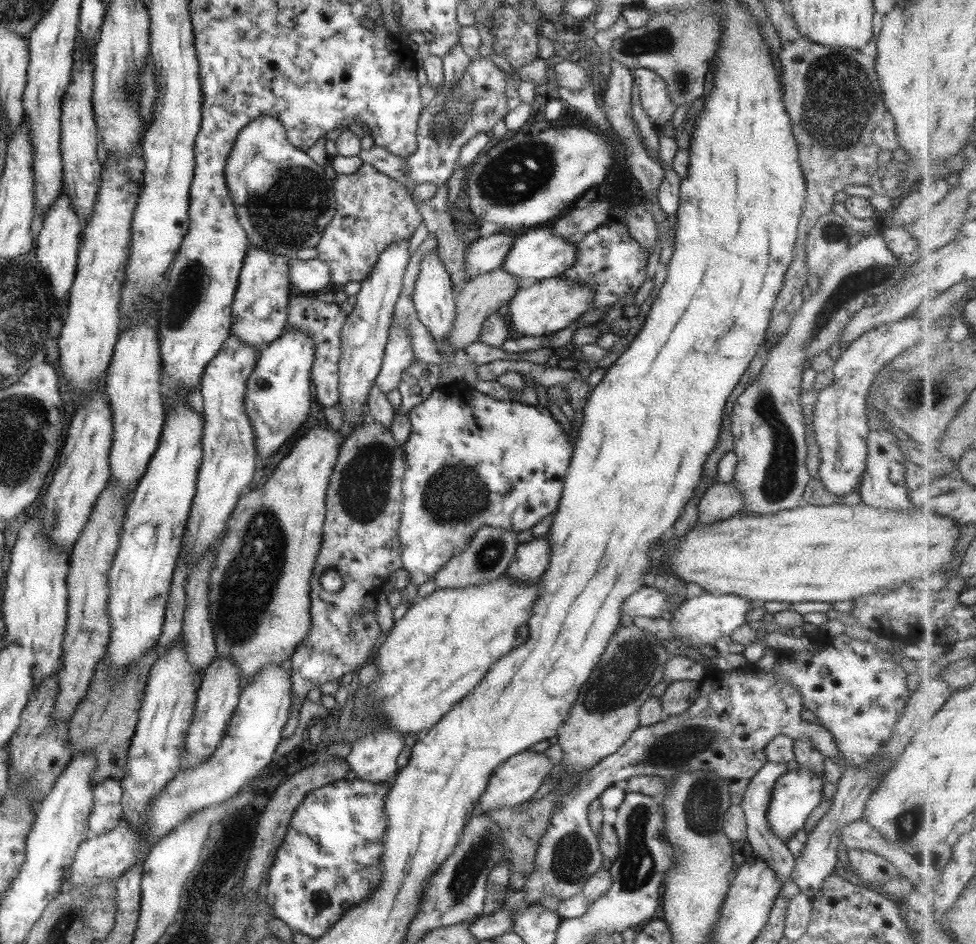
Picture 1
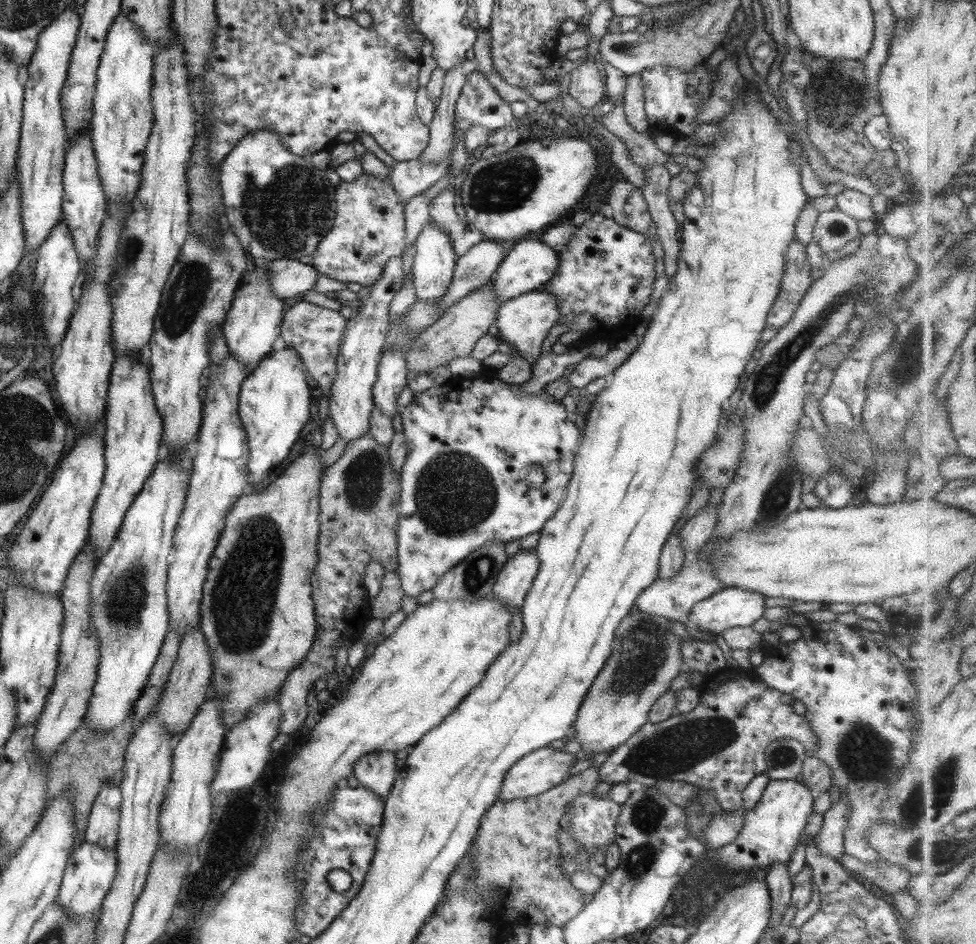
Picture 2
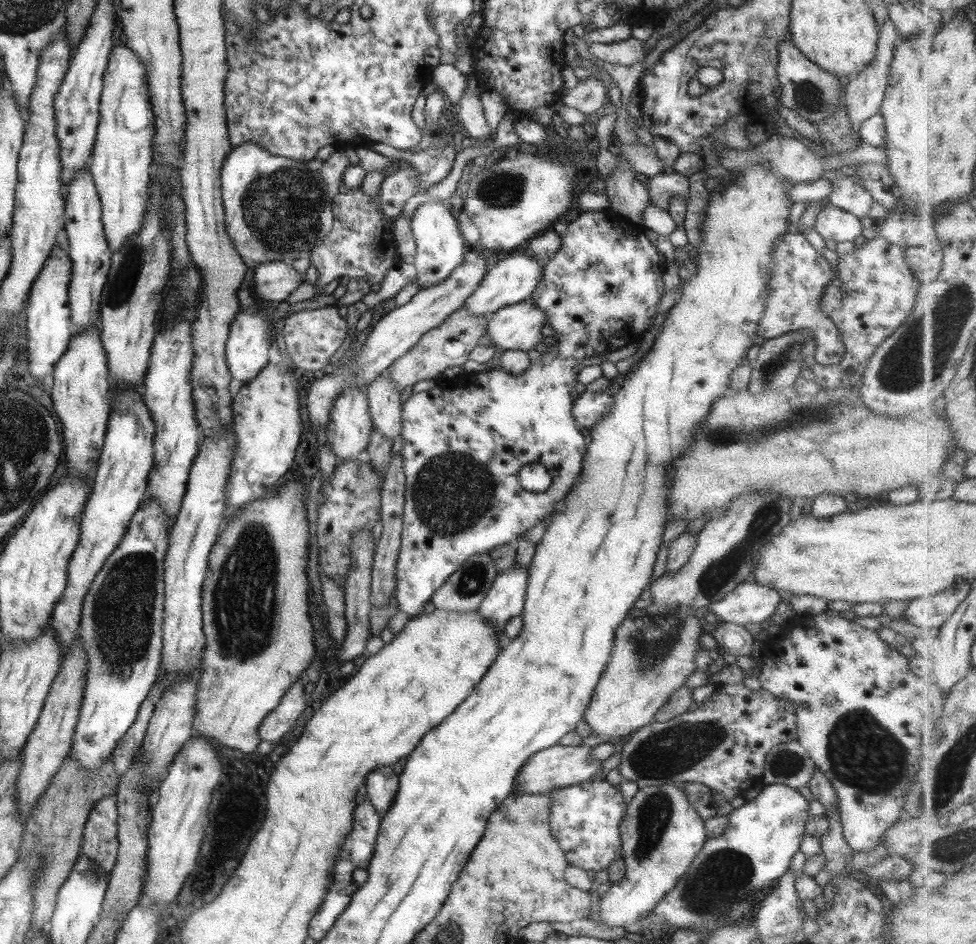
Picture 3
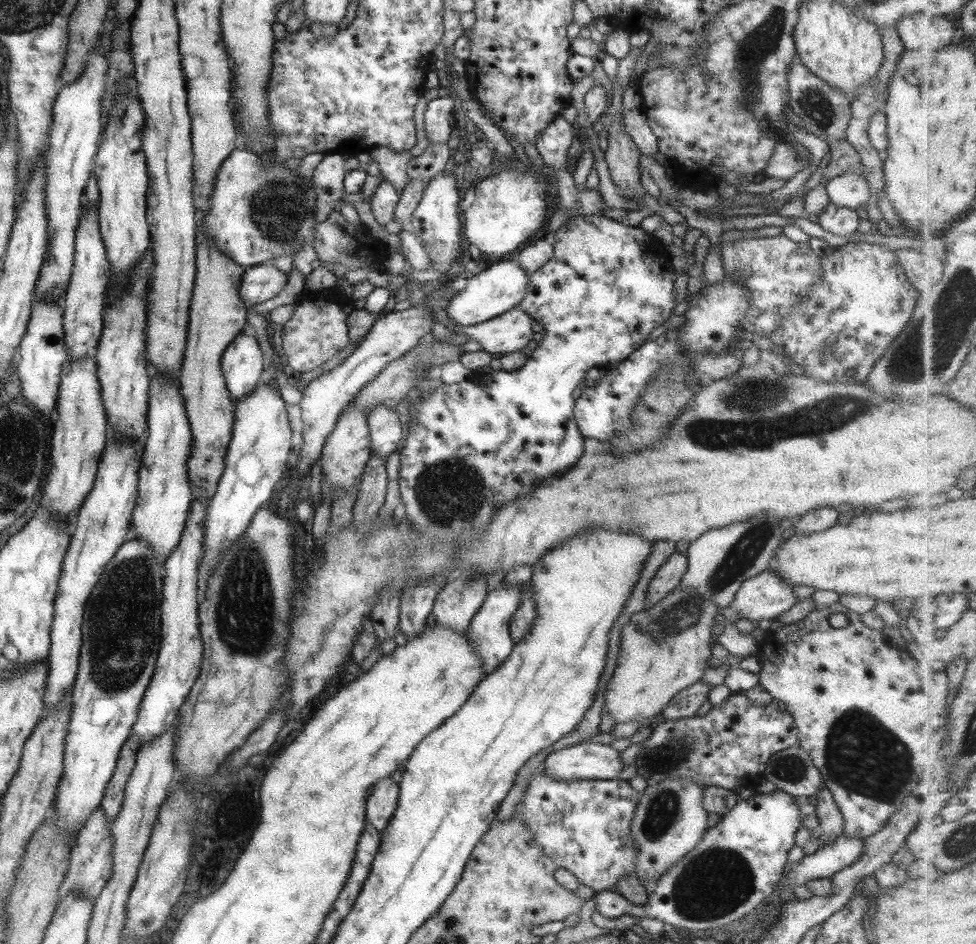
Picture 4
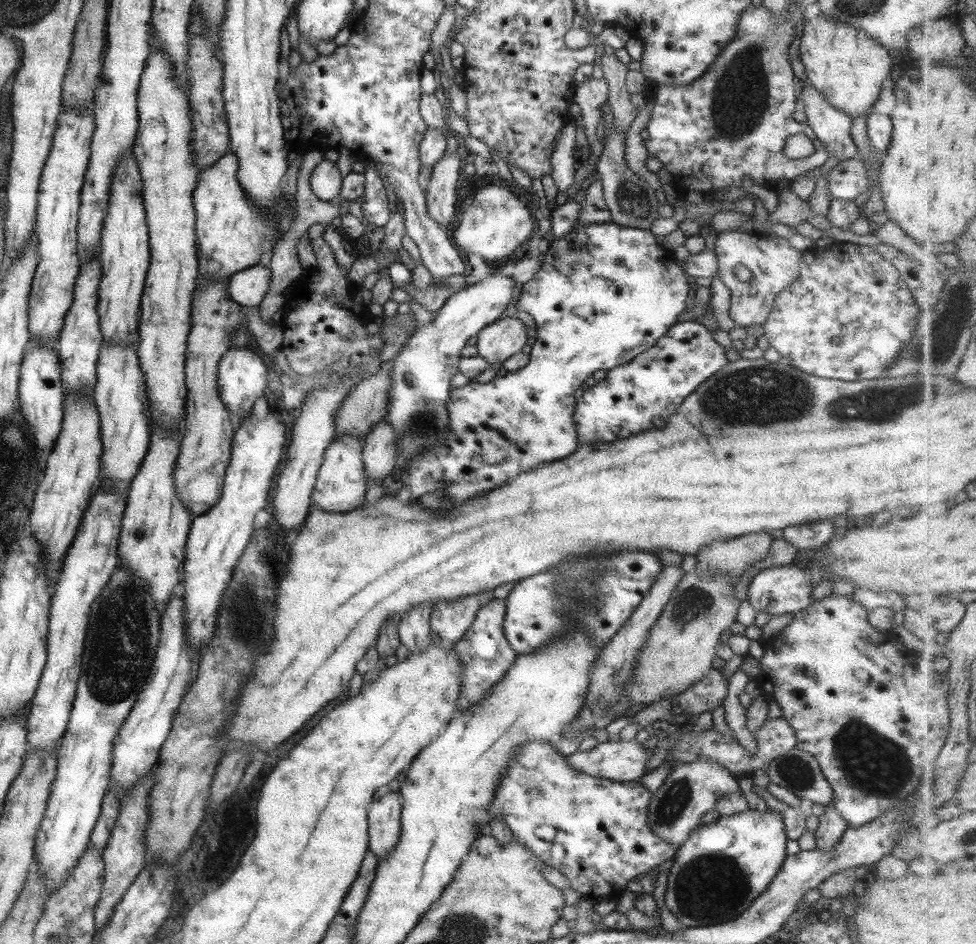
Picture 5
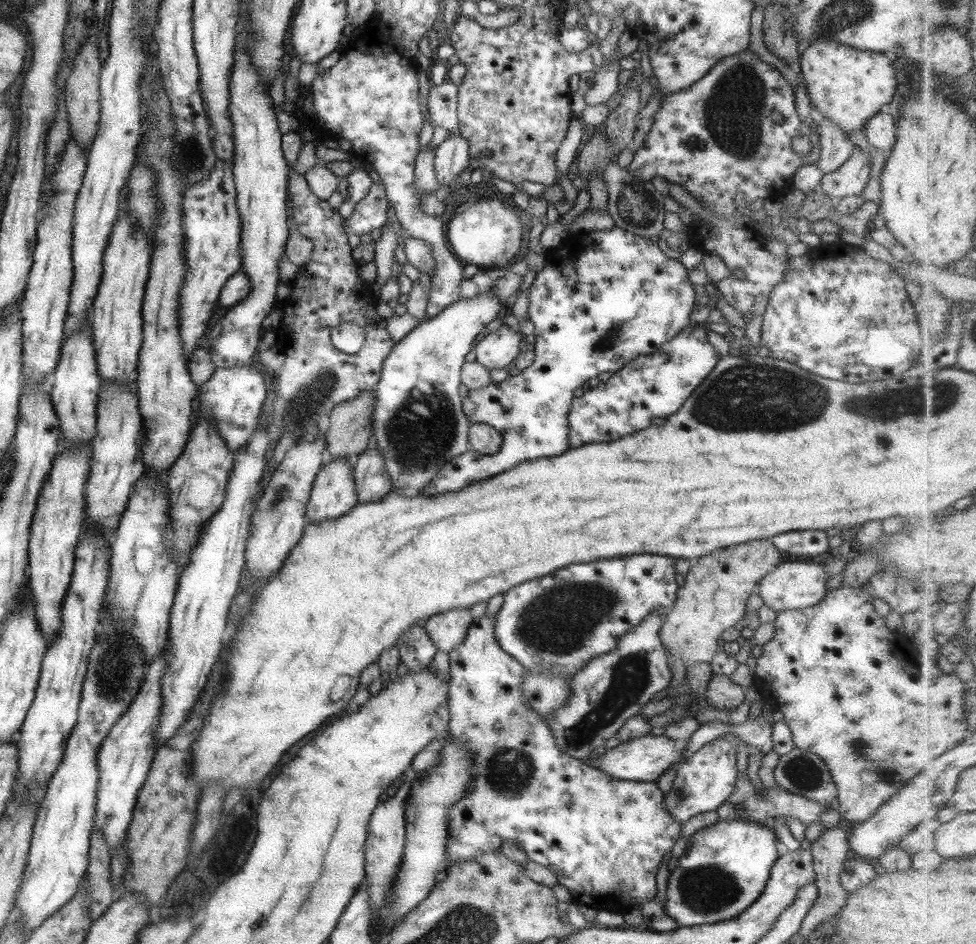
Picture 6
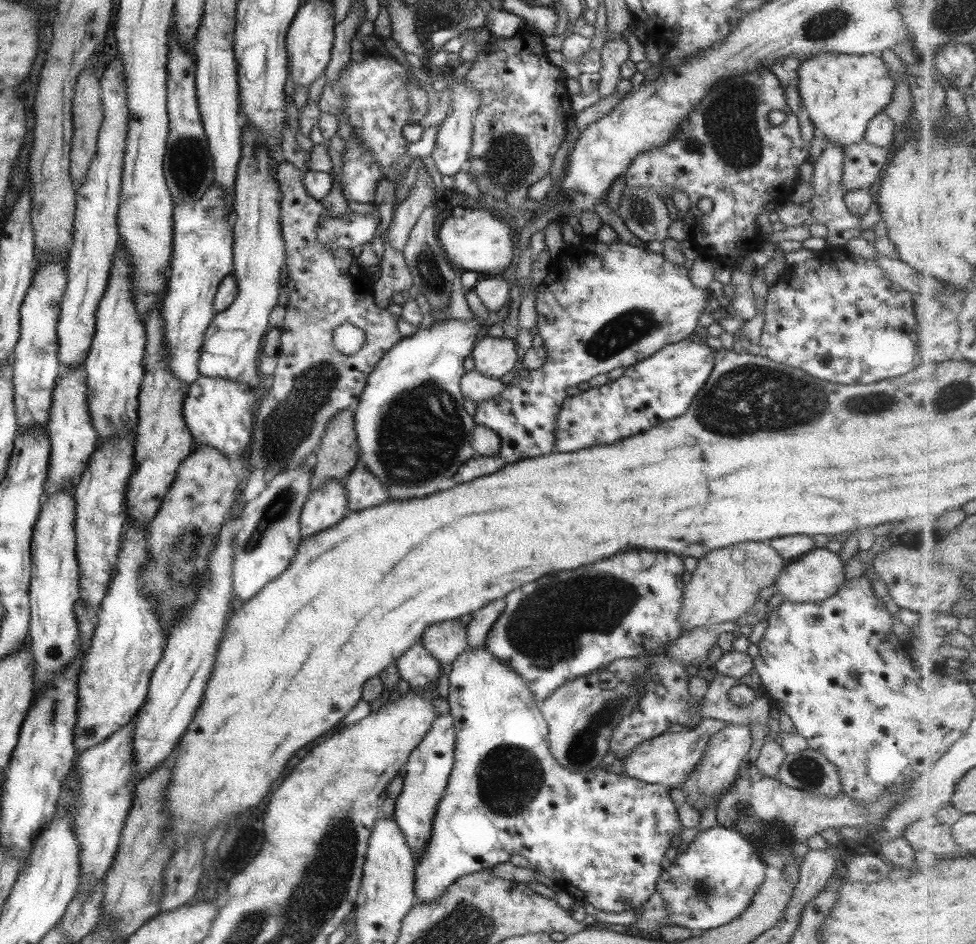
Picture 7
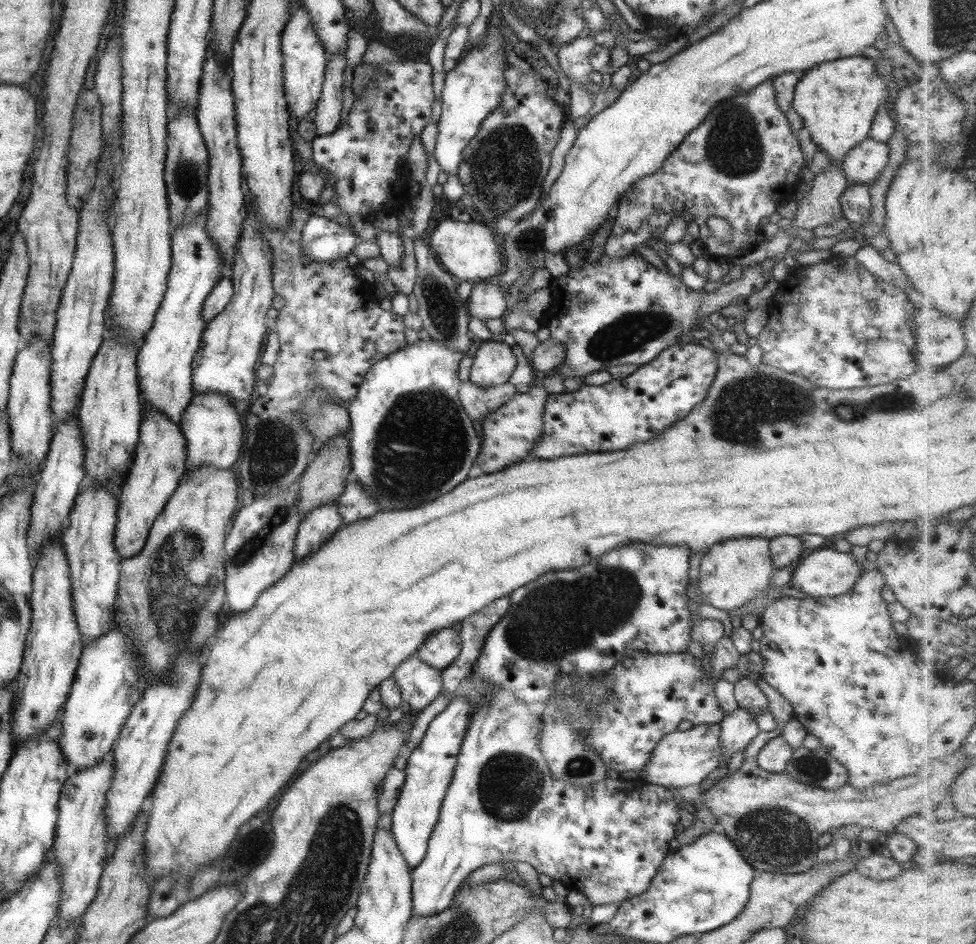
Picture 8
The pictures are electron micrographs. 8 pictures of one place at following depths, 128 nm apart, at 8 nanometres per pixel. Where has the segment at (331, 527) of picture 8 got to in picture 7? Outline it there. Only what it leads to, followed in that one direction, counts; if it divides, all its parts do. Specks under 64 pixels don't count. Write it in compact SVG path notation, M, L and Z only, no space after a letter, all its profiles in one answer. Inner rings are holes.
M327 480L321 488L310 490L301 506L300 538L309 538L335 526L347 513L347 492L343 480Z

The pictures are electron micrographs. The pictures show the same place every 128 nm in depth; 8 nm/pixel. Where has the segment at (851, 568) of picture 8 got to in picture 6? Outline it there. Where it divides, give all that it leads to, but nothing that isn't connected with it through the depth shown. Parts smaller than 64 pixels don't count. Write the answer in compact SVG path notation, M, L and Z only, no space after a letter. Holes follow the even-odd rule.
M829 555L811 559L810 562L791 562L788 560L781 562L773 571L765 574L765 577L762 577L758 583L756 589L763 605L774 611L780 611L803 609L818 604L828 592L826 590L828 580L826 568L830 564Z

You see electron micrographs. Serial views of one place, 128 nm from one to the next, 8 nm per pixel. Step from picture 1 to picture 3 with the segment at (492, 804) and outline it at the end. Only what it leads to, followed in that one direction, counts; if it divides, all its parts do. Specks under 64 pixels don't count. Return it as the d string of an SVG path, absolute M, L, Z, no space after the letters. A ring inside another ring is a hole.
M559 744L539 750L531 754L525 760L525 764L519 768L513 788L517 787L521 794L543 795L553 789L567 788L587 781L601 770L601 761L593 759L589 752L590 748L583 745L563 746Z

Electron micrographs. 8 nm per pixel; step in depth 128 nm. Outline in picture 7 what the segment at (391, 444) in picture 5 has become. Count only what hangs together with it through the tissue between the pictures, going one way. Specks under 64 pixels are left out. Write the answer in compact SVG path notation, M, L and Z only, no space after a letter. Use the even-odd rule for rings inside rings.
M355 466L343 482L347 492L348 512L373 508L389 499L387 488L365 466Z

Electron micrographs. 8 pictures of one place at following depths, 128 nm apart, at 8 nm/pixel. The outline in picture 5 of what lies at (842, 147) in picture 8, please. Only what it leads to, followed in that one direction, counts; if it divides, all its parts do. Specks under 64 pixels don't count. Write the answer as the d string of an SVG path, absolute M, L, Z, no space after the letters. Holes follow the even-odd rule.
M820 13L804 20L798 38L798 57L805 68L806 80L821 99L851 119L865 116L880 94L881 83L890 75L892 59L885 48L863 30Z

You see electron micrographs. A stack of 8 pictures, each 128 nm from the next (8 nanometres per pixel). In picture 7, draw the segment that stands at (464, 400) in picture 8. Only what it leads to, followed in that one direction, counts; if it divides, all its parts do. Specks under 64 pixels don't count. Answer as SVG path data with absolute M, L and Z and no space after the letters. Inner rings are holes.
M474 369L464 372L460 378L462 398L473 404L481 404L481 402L497 396L505 386L499 379L487 378L487 376L475 372Z

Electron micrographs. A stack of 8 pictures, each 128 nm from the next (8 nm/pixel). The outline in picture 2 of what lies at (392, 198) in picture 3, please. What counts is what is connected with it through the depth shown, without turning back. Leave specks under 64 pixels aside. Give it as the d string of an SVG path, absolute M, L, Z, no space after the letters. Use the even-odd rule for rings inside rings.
M449 155L447 161L437 165L422 164L418 160L396 162L389 168L387 177L393 192L406 203L409 198L417 196L437 182L441 176L447 173L449 166Z

